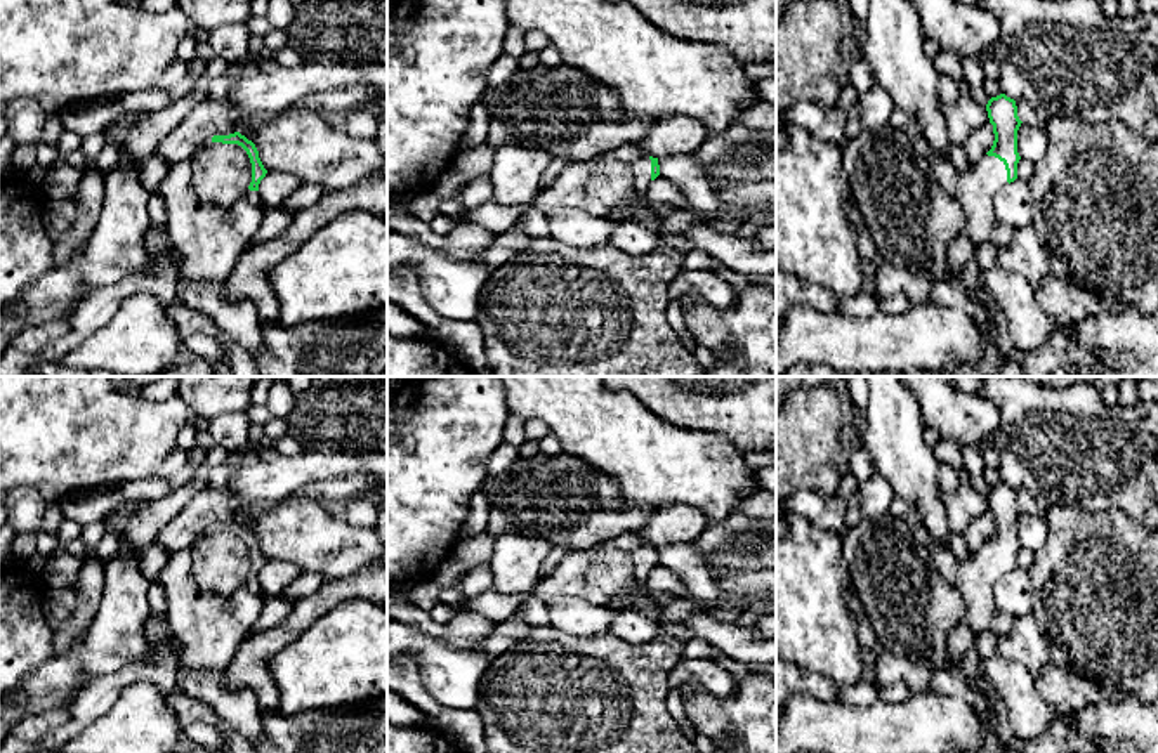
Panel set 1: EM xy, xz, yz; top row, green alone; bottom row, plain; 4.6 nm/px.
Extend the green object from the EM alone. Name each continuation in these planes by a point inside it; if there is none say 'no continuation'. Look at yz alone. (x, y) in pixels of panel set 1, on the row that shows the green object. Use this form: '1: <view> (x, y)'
1: yz (978, 188)

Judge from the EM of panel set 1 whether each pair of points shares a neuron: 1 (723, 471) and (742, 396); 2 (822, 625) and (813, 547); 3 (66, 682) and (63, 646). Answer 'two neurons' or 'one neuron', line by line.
1: two neurons
2: one neuron
3: two neurons

